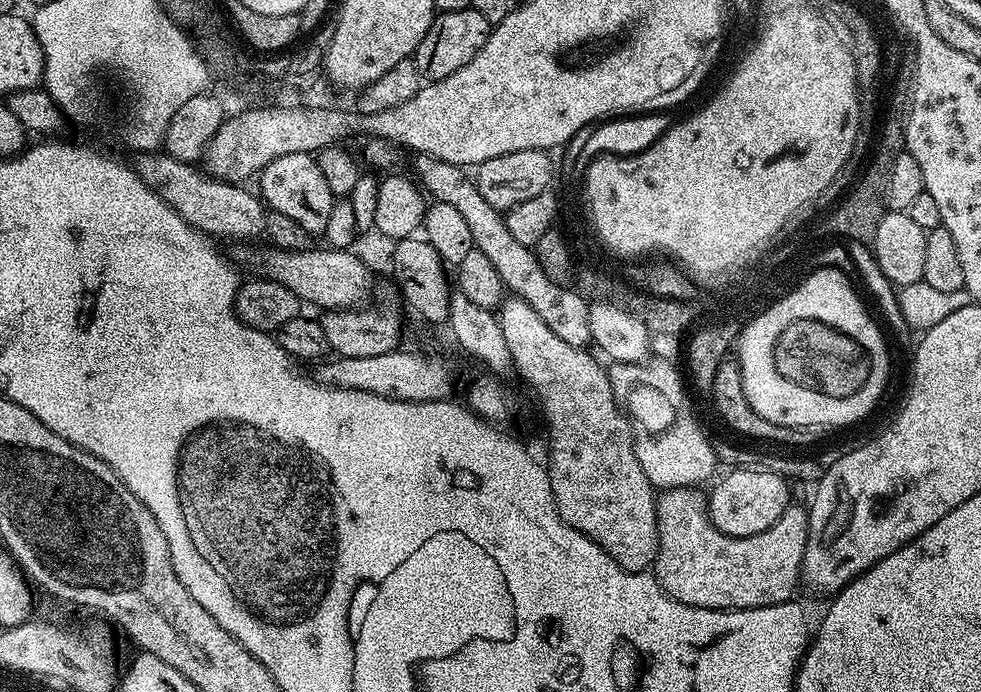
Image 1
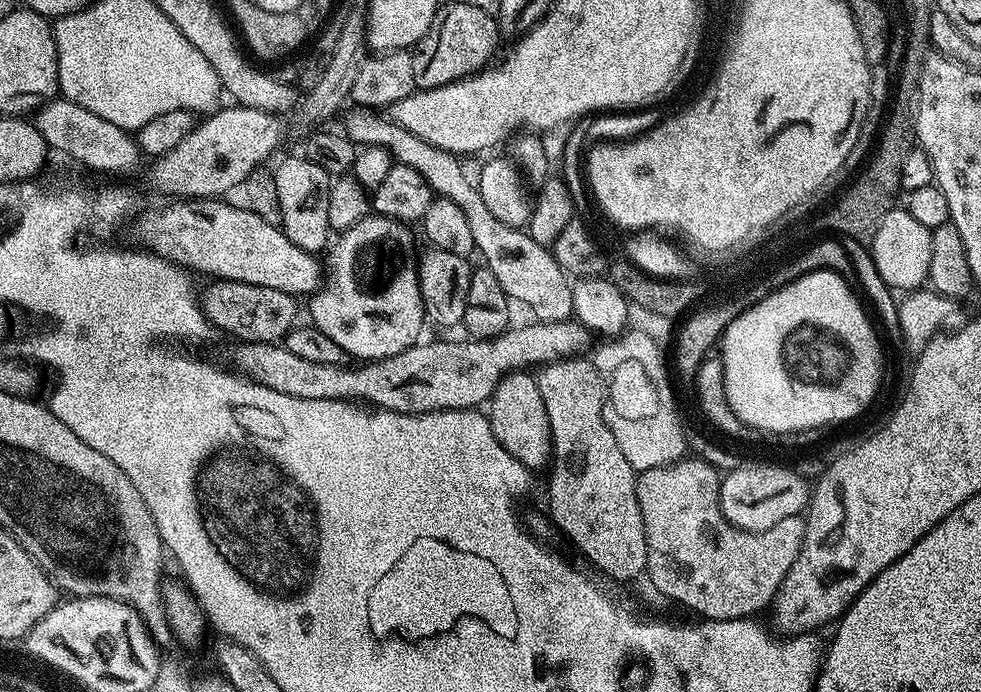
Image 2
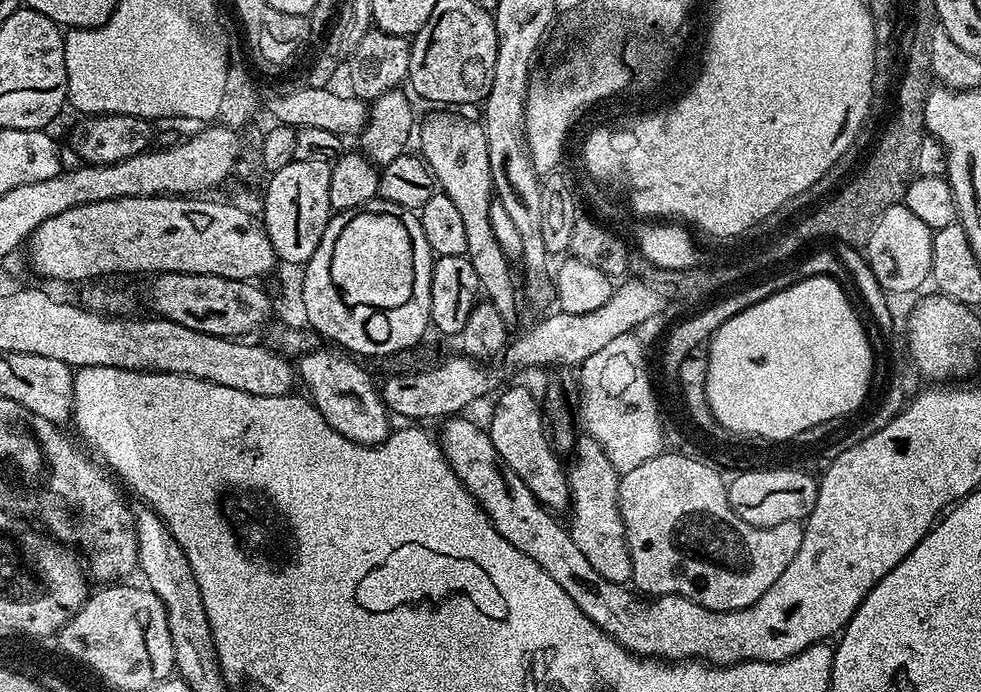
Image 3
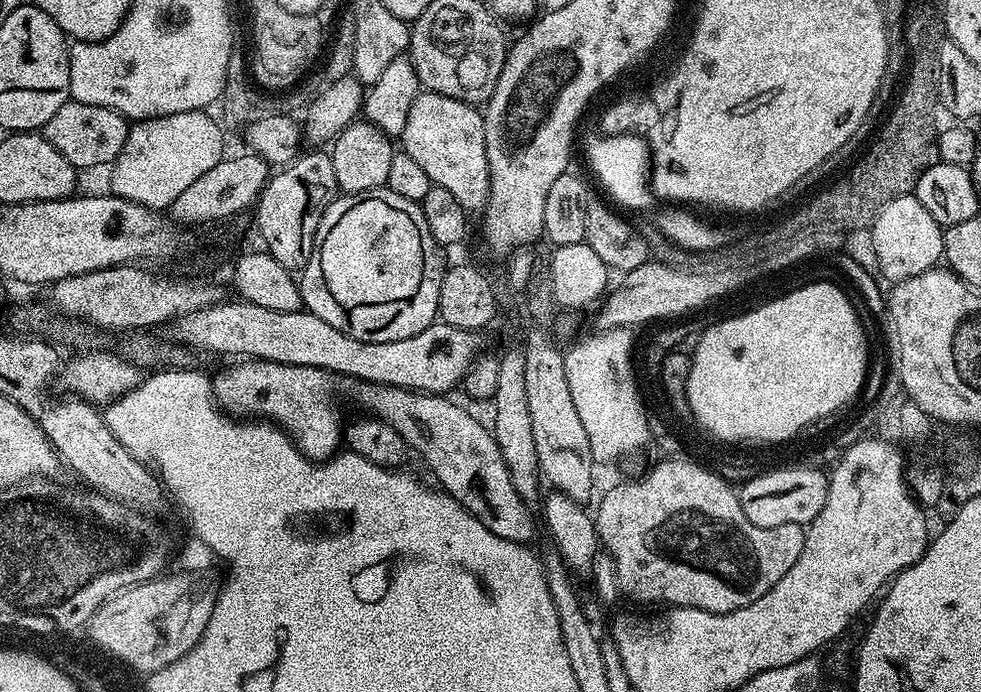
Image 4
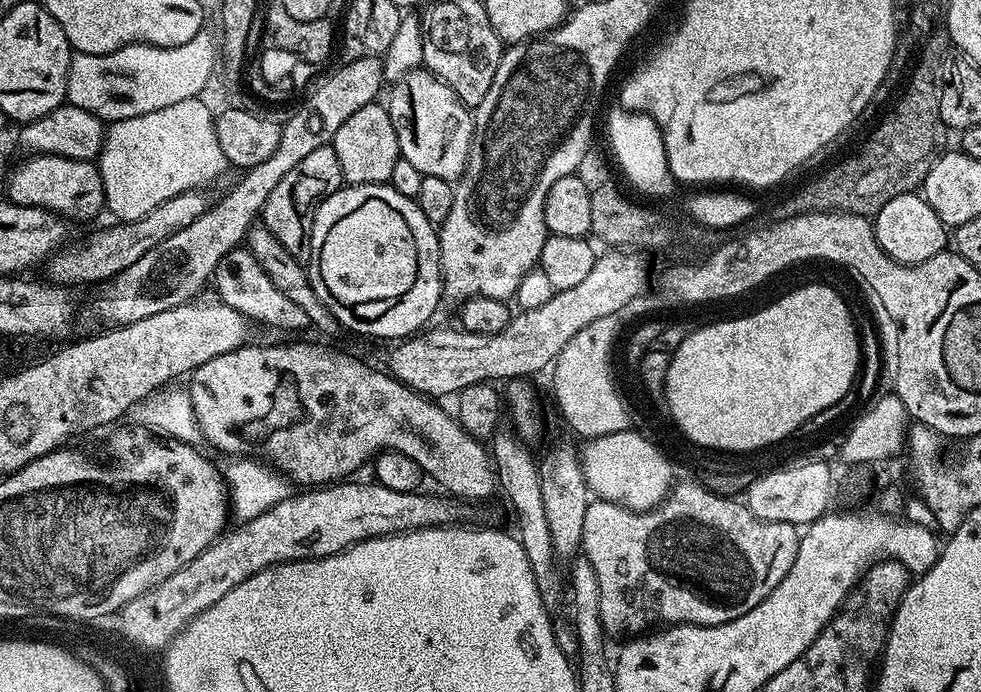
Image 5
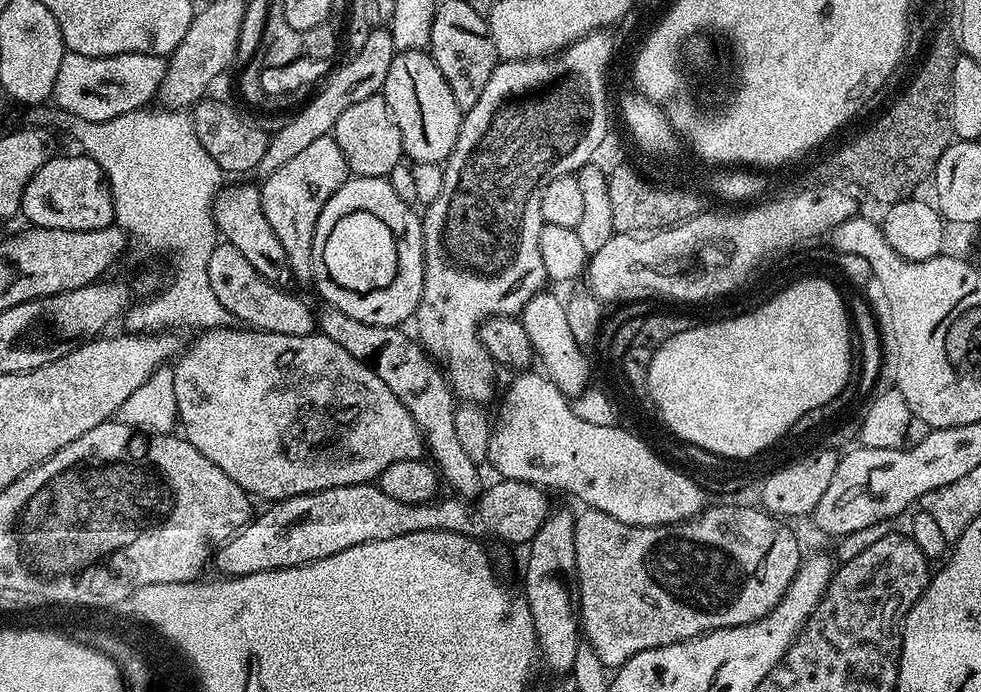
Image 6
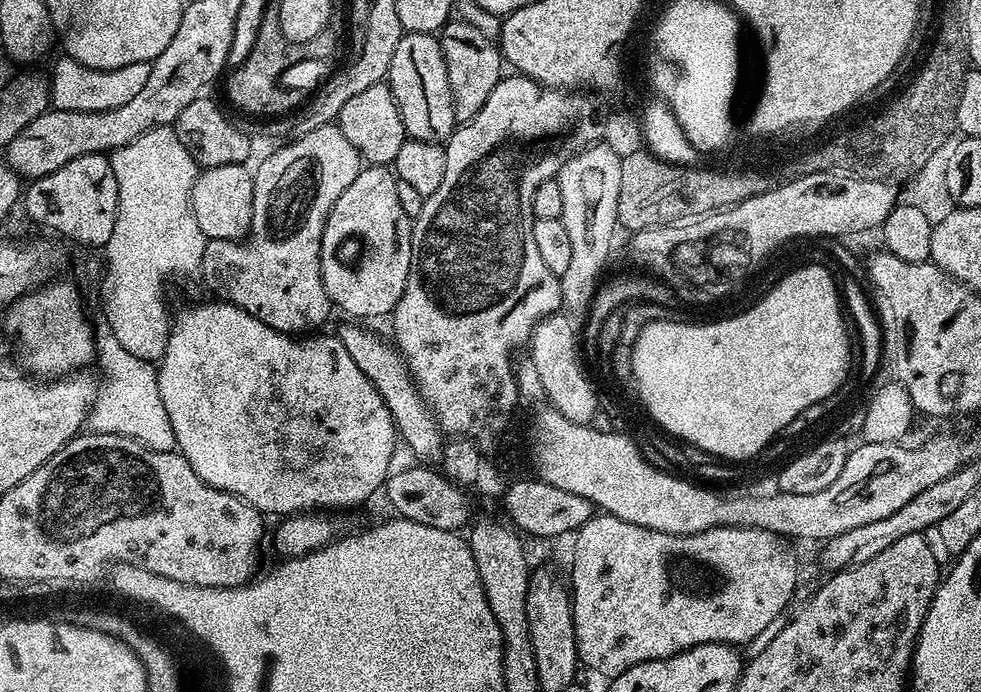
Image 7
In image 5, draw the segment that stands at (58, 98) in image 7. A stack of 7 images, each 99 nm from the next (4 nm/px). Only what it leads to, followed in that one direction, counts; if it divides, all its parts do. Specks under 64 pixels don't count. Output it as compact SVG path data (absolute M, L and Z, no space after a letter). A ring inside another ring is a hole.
M201 30L190 42L173 48L159 48L153 44L131 44L122 46L110 54L82 54L76 52L70 62L68 71L67 103L78 106L90 114L94 114L105 122L113 122L135 115L148 114L171 106L176 102L199 97L202 89L208 85L213 72L218 67L218 40L208 30Z

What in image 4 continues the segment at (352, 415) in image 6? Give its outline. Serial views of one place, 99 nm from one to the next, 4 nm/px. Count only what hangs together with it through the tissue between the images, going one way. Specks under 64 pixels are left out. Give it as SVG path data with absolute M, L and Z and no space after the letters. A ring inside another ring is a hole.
M269 360L236 362L233 368L220 372L212 380L212 394L216 403L227 415L233 418L259 418L264 422L274 422L283 428L292 438L299 452L307 460L323 462L332 459L342 444L342 423L340 412L336 409L337 377L331 372L324 372L314 366L290 366ZM357 383L356 400L364 408L369 408L371 415L384 420L401 438L408 443L409 449L416 452L432 467L436 475L435 483L443 491L464 507L490 534L506 538L521 546L536 536L536 524L532 521L529 505L514 490L510 482L510 470L502 462L502 450L492 437L489 425L476 416L471 416L466 409L444 394L427 392L408 392L404 388L391 388L385 384Z

